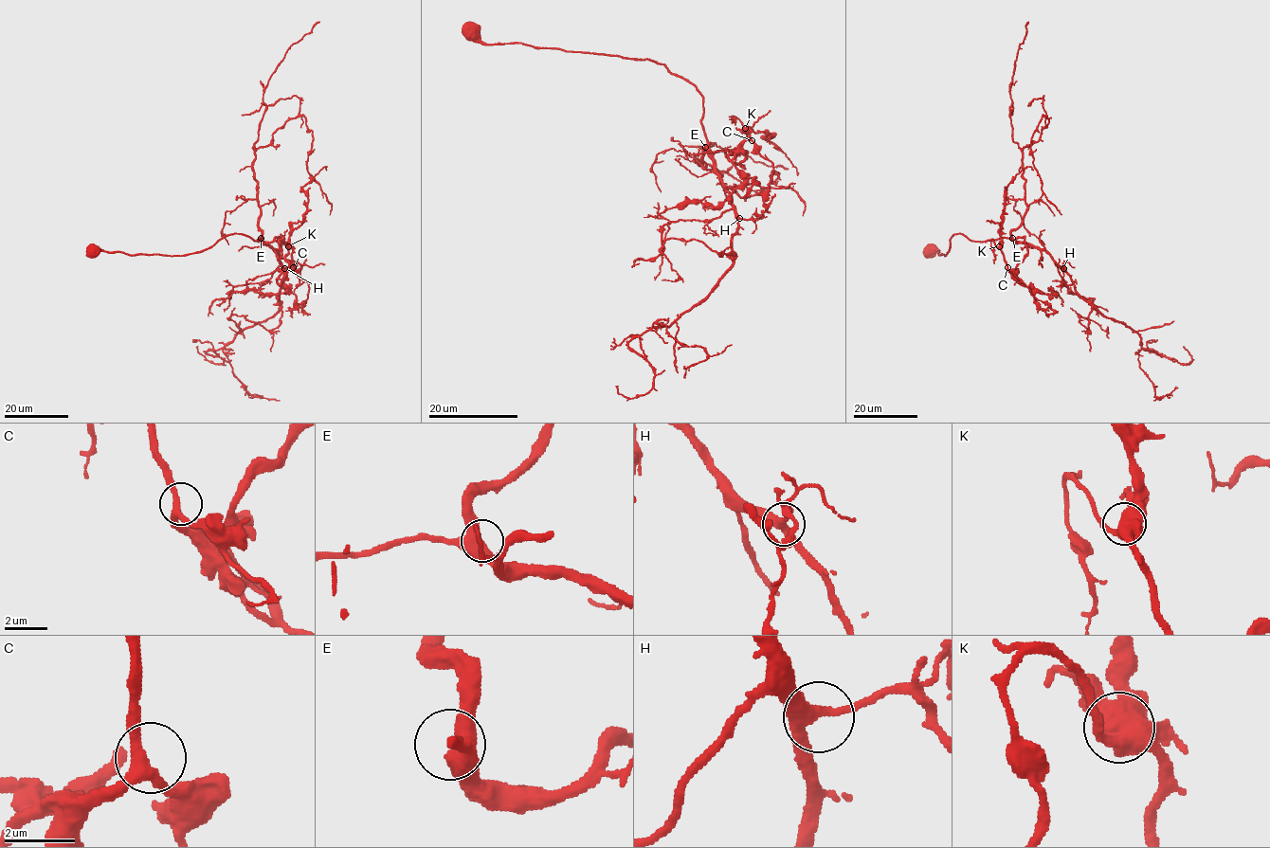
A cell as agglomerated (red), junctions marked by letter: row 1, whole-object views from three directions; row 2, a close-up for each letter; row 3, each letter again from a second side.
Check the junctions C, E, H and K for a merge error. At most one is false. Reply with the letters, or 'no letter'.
no letter

